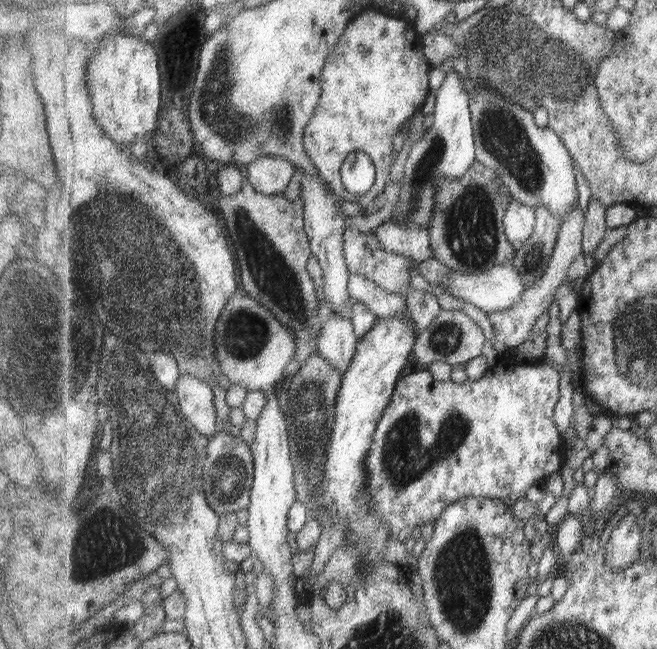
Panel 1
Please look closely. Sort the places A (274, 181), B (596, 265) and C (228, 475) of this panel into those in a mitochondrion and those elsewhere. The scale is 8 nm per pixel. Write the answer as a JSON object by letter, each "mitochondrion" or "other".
{"A":"other","B":"other","C":"mitochondrion"}

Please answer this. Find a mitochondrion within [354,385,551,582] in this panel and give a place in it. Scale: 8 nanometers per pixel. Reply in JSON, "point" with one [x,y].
{"point":[404,459]}

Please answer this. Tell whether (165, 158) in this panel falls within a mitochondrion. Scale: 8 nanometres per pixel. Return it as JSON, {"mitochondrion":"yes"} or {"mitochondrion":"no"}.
{"mitochondrion":"no"}

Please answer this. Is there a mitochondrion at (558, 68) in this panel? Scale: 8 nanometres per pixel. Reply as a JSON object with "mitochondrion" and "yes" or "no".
{"mitochondrion":"yes"}

